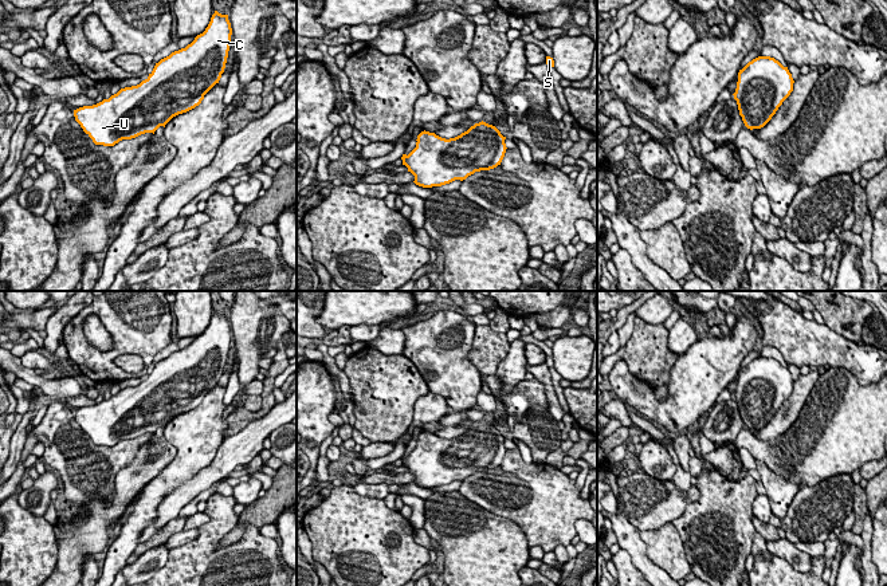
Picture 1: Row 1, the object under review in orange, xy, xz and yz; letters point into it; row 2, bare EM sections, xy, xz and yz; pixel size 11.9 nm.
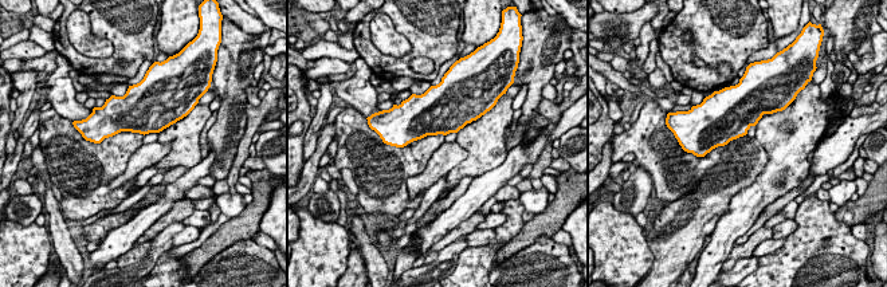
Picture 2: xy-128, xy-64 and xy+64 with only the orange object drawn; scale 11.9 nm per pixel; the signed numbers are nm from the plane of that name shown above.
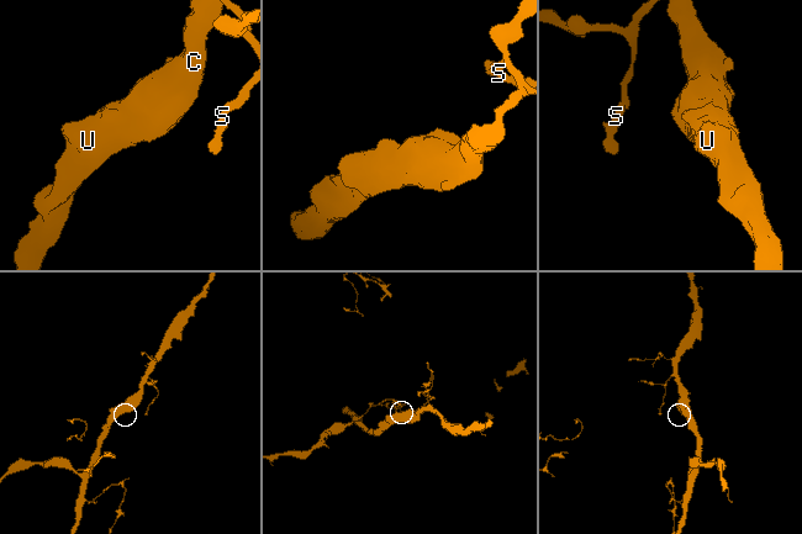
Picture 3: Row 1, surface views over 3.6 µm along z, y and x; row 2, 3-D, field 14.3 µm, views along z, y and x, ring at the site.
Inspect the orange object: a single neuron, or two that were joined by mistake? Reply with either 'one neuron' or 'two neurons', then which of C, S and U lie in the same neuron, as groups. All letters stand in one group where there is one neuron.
one neuron; groups C S U

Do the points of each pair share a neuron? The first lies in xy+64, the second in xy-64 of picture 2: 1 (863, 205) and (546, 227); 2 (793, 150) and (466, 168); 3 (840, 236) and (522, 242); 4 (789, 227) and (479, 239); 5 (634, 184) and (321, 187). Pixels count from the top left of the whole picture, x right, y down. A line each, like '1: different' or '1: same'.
1: same
2: same
3: different
4: different
5: different

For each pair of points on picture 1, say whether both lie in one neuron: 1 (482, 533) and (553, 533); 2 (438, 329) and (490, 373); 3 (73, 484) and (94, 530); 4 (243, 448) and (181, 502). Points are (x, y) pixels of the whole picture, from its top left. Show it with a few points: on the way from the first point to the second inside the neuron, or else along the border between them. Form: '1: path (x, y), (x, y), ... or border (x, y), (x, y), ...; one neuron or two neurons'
1: border (497, 514), (511, 519), (518, 526), (529, 547); two neurons
2: border (475, 326), (468, 361), (482, 378); two neurons
3: border (113, 495), (109, 504), (87, 499), (71, 507); two neurons
4: path (227, 460), (196, 486); one neuron

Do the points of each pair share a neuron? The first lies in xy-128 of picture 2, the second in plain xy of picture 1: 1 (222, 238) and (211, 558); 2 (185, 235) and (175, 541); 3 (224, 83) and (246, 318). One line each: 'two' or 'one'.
1: two
2: one
3: one

